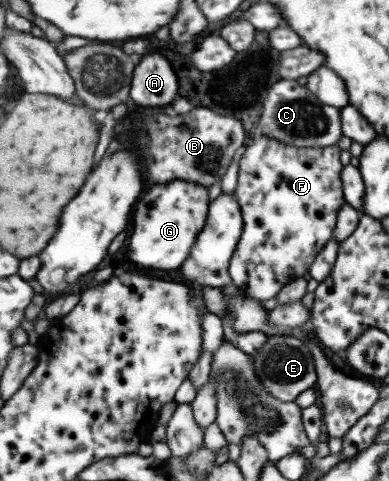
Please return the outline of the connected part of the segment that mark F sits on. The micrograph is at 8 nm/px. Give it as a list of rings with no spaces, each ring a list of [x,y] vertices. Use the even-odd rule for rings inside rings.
[[[259,134],[241,160],[239,183],[235,190],[243,209],[243,236],[231,258],[233,284],[239,285],[248,296],[258,300],[272,300],[288,283],[311,271],[319,252],[334,237],[339,210],[347,200],[343,185],[343,151],[339,144],[327,147],[299,147],[284,144],[276,138]]]

